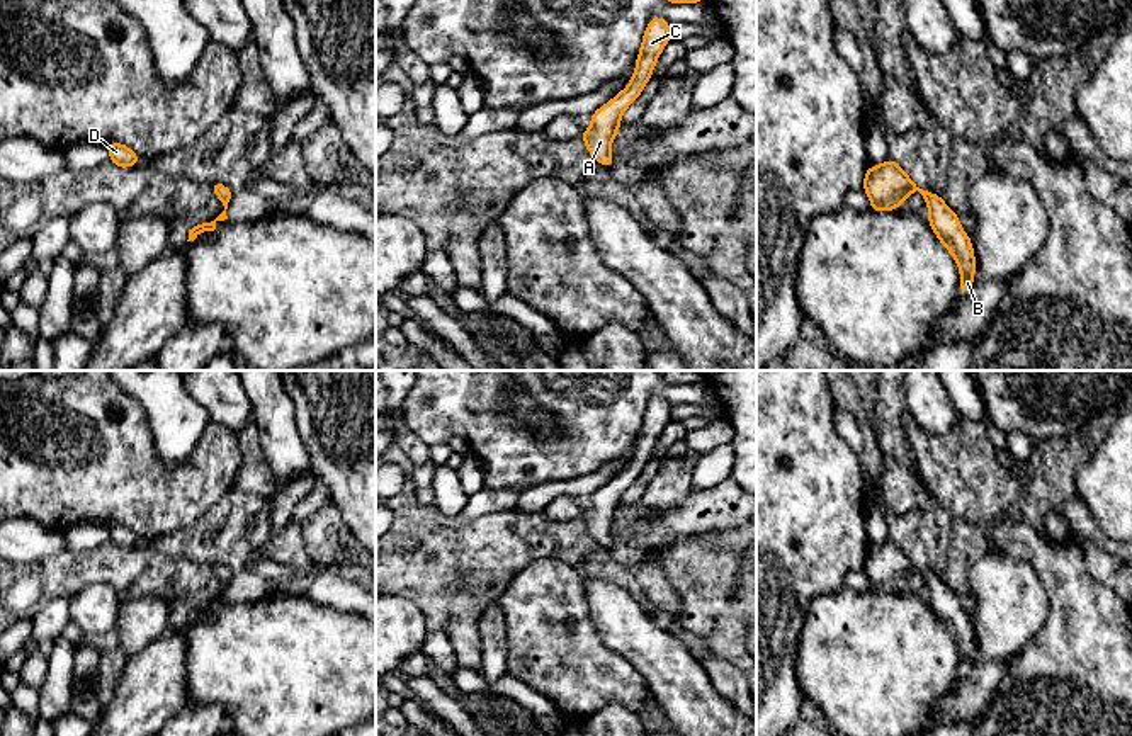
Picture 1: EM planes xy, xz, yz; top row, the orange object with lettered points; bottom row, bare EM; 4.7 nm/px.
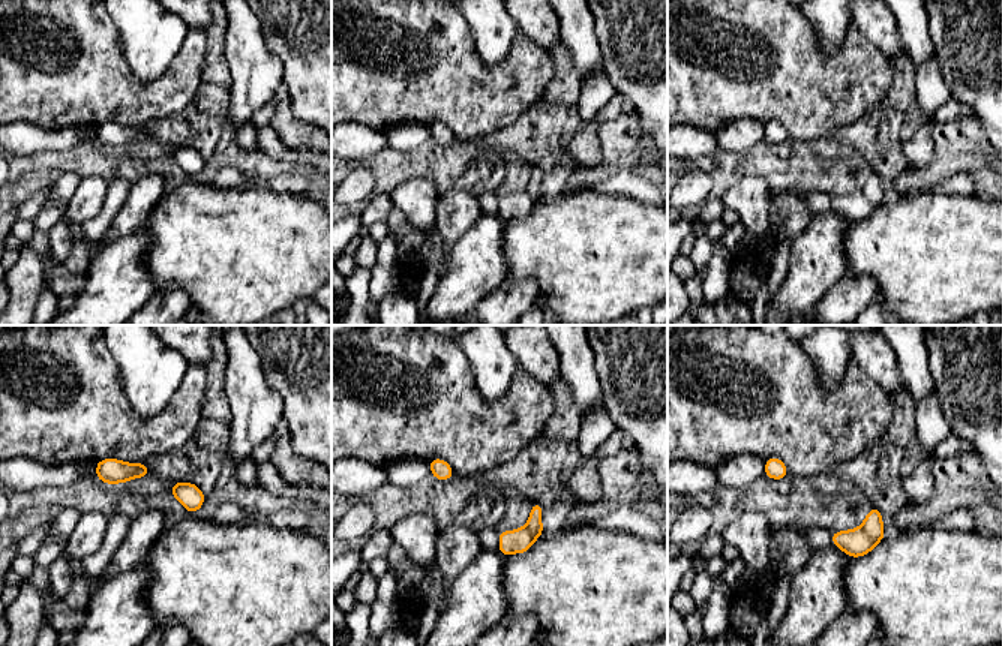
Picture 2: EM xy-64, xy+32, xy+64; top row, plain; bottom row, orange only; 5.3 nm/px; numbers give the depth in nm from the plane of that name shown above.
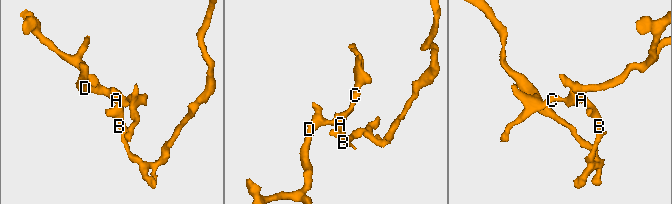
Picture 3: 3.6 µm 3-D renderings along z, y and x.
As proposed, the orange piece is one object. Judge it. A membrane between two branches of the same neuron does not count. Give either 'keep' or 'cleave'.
keep

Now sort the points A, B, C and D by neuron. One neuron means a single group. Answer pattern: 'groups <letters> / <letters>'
groups A B C D

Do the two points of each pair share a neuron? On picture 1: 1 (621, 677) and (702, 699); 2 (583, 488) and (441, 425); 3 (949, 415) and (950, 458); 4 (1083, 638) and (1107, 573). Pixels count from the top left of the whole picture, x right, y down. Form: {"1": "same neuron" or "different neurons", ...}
{"1": "different neurons", "2": "different neurons", "3": "different neurons", "4": "different neurons"}

